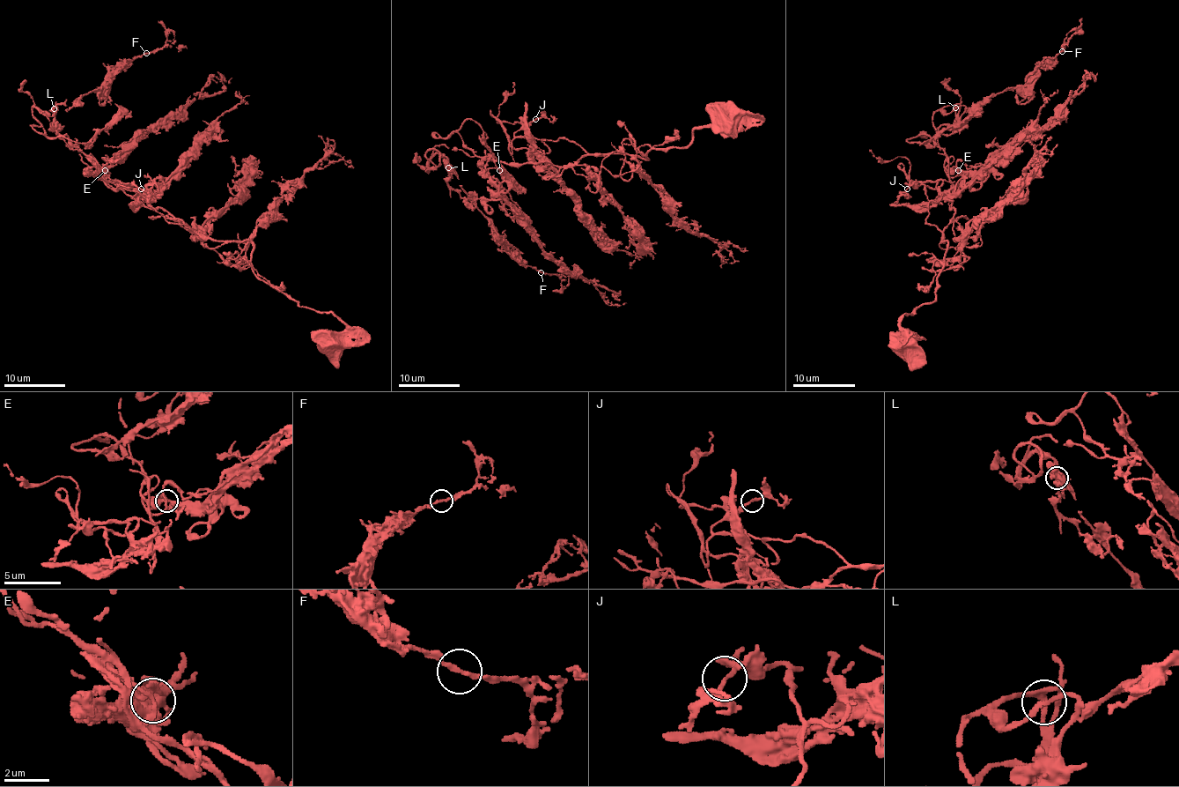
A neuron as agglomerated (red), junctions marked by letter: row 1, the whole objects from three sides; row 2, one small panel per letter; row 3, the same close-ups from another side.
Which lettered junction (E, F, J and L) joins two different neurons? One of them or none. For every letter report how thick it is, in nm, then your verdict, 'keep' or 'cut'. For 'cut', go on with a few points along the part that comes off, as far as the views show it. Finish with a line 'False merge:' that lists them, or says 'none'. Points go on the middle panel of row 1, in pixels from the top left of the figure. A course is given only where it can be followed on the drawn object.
E: 170 nm | keep
F: 200 nm | keep
J: 190 nm | keep
L: 180 nm | keep
False merge: none

